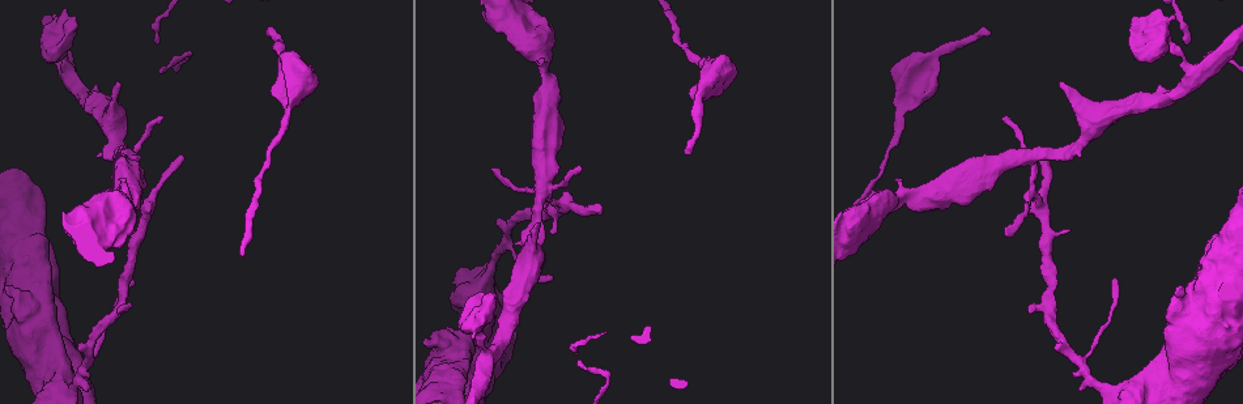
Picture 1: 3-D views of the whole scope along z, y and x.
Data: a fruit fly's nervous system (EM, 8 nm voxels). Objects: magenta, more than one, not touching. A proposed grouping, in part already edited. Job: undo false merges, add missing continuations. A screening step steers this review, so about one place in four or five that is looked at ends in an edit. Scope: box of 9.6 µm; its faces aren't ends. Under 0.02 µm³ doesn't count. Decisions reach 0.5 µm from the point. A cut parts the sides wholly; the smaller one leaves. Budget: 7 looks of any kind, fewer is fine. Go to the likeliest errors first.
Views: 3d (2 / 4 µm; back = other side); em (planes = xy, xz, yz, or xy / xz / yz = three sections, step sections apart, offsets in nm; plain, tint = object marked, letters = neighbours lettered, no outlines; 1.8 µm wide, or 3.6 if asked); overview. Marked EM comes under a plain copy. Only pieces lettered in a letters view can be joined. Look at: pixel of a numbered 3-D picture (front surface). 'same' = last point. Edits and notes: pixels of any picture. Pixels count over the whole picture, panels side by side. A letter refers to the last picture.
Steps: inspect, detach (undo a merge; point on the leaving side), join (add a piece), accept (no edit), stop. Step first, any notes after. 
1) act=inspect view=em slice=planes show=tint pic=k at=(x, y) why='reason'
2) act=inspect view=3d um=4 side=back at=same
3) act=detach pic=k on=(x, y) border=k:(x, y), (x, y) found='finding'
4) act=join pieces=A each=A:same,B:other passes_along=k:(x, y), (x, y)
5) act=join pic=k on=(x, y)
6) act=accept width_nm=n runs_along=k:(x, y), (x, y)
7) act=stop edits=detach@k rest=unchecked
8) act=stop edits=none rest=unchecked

act=inspect view=em slice=yz step=16 show=letters pic=1 at=(1029, 157) why='abrupt turn'

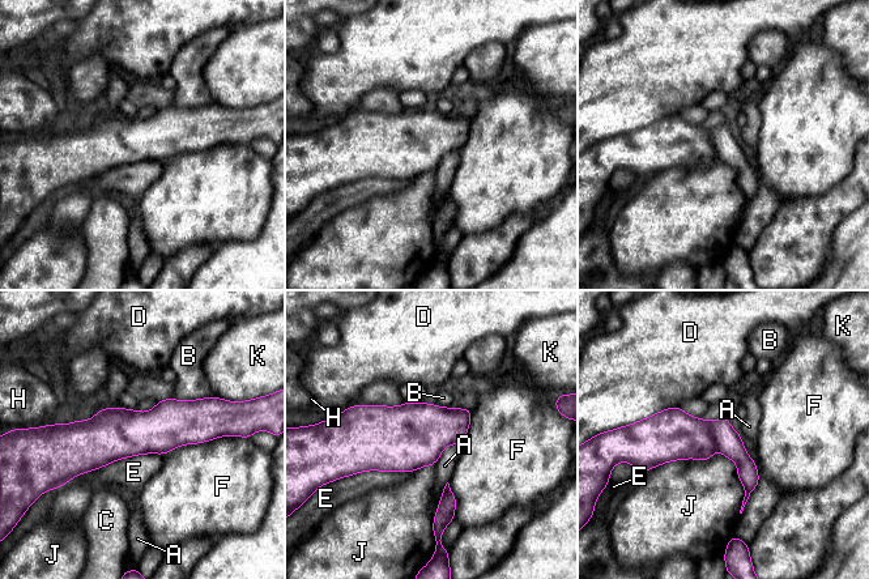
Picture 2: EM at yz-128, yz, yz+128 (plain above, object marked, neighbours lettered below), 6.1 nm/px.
act=detach pic=2 on=(673, 435) each=A:other,B:other,C:other,D:other,E:other,F:other,H:other,J:other,K:other found='a second neuron is stuck on'

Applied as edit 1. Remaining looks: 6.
act=inspect view=overview why='see it whole again'

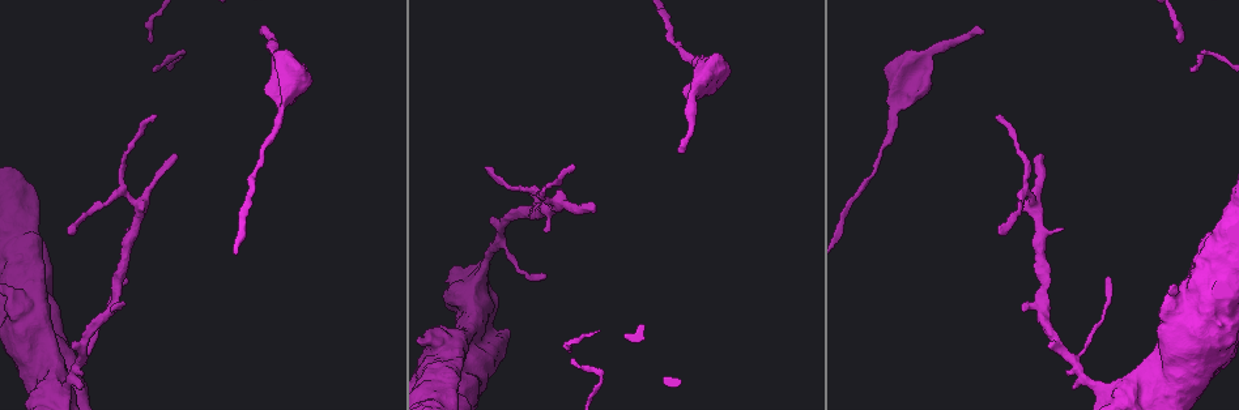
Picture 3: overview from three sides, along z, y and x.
act=inspect view=3d um=4 pic=3 at=(677, 150) why='free end'

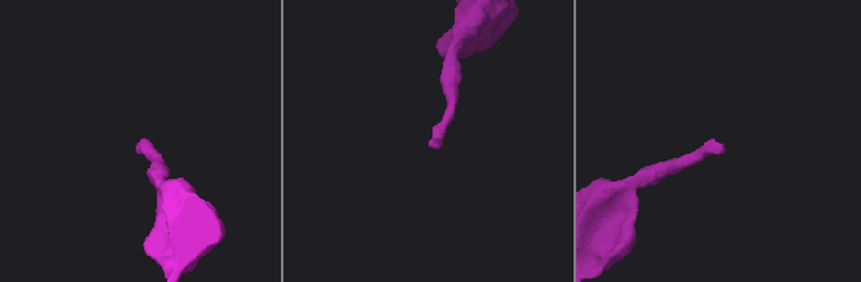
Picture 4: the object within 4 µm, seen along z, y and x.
act=inspect view=em slice=planes show=letters pic=4 at=(718, 144) why='need the tissue'

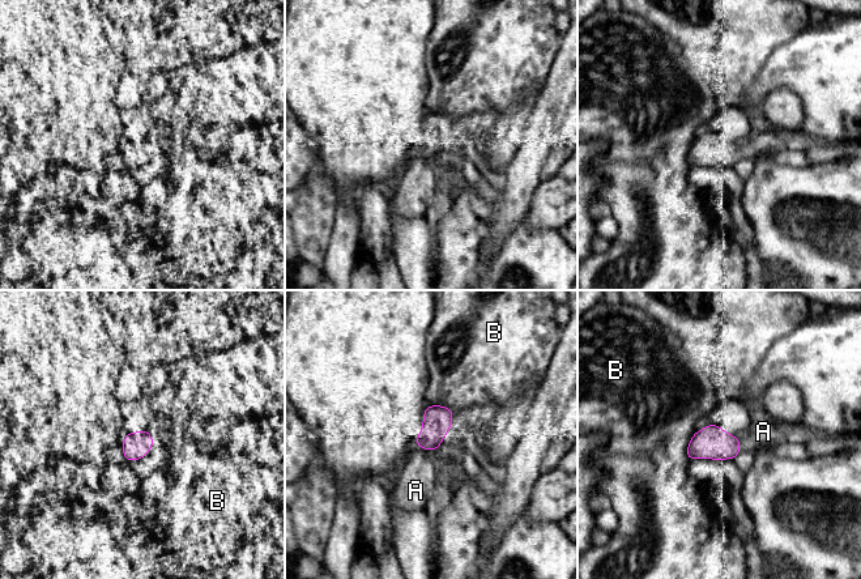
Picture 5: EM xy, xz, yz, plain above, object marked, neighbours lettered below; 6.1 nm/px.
act=join pieces=A width_nm=160 each=A:same,B:other found='the neuron continues'

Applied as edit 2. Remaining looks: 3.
act=inspect view=em slice=yz step=4 show=letters pic=3 at=(486, 167) why='tapers out'

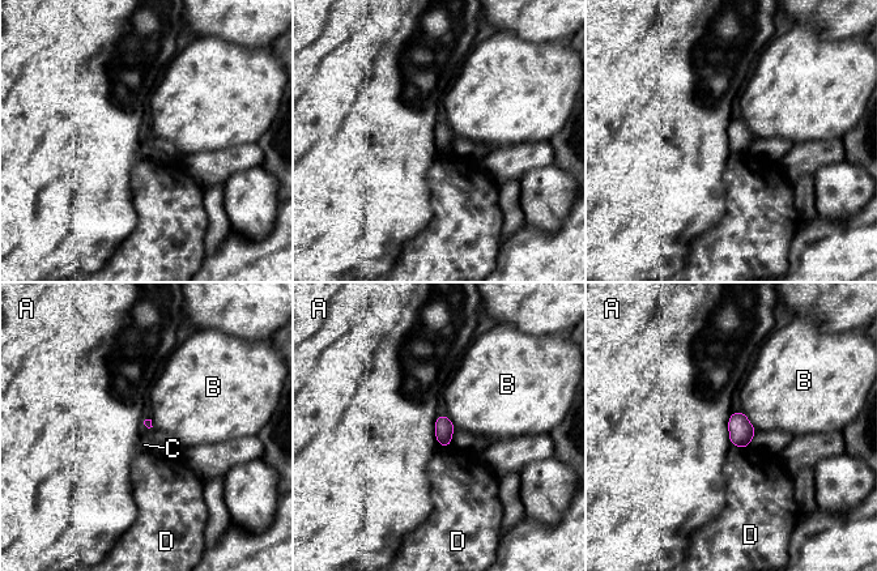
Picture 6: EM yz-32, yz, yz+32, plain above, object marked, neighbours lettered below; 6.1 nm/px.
act=accept each=A:other,B:other,C:other,D:other found='none of them fits'

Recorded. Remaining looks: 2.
act=stop edits=detach@2,join@5 rest=unchecked

